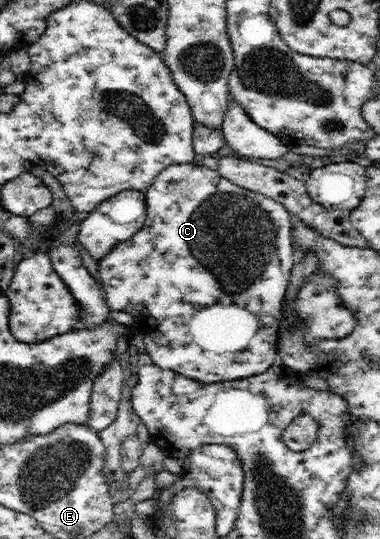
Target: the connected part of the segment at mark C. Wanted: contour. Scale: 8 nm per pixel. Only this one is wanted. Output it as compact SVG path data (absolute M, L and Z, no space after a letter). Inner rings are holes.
M172 164L162 170L153 179L144 191L146 196L147 216L142 229L139 229L132 237L114 246L98 263L99 275L104 291L106 291L107 304L110 309L126 311L134 319L134 326L143 329L146 338L146 350L156 365L162 369L178 372L188 378L194 378L200 382L220 383L242 379L250 375L264 373L274 361L278 353L279 327L283 319L286 288L290 279L290 271L297 261L296 253L292 247L291 214L282 203L262 195L234 185L234 182L222 177L218 170L212 170L198 164Z

